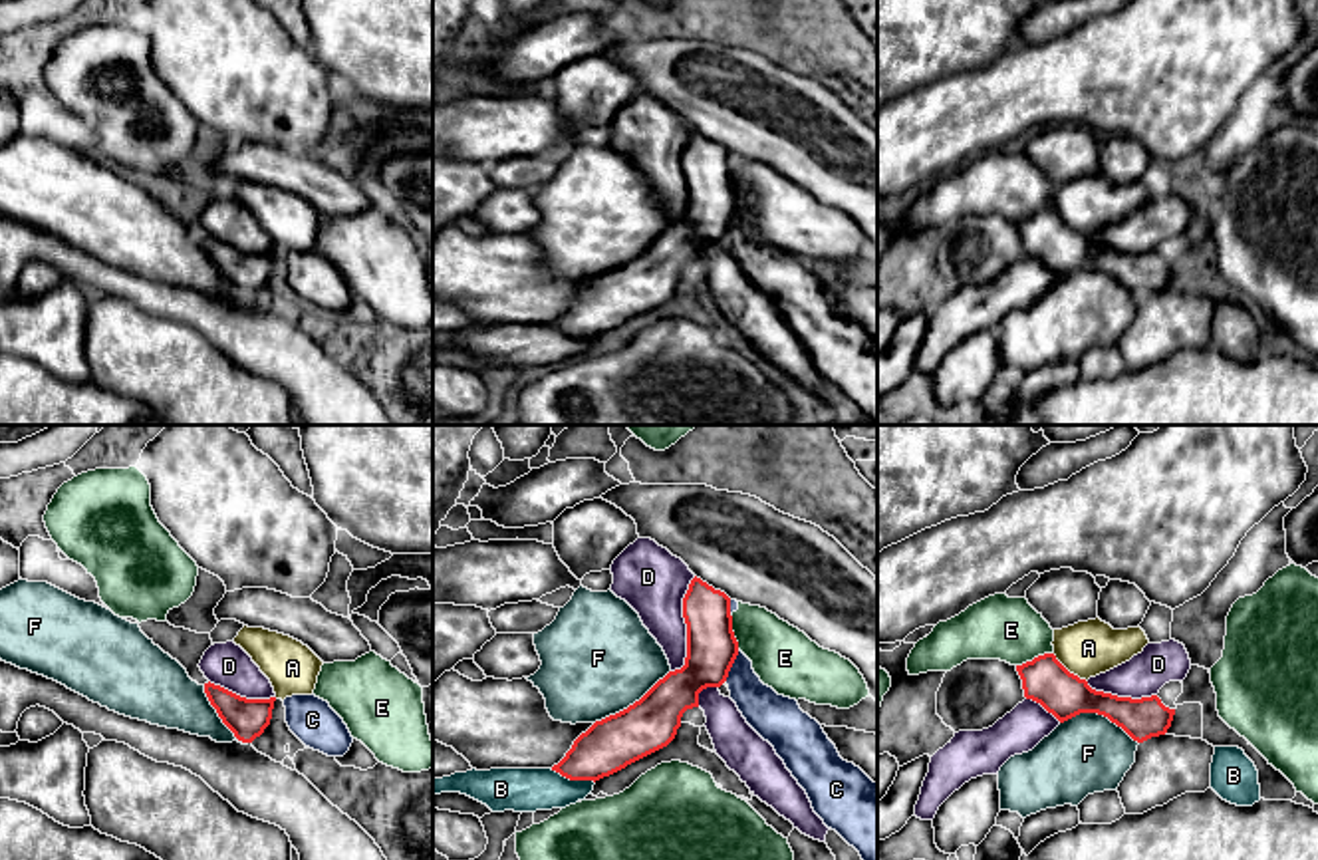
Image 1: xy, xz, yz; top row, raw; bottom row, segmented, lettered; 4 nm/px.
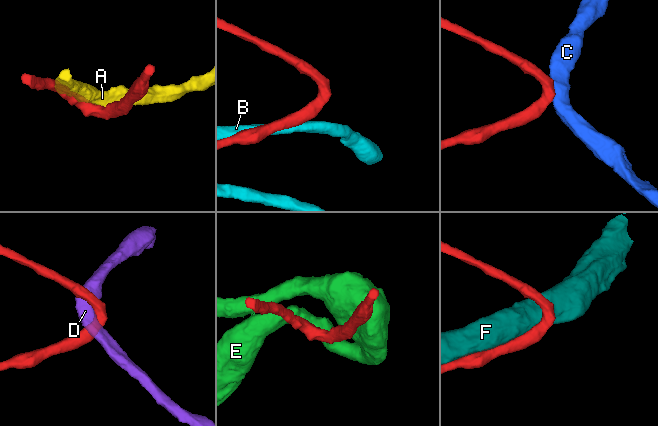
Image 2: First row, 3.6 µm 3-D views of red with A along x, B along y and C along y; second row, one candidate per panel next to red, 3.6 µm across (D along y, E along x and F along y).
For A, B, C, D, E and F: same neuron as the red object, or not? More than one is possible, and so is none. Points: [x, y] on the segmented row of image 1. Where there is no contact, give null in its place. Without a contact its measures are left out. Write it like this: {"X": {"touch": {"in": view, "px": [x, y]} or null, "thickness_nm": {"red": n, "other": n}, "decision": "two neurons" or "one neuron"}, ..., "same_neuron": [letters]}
{"A": {"touch": {"in": "yz", "px": [1068, 672]}, "thickness_nm": {"red": 190, "other": 220}, "decision": "two neurons"}, "B": {"touch": {"in": "xz", "px": [572, 779]}, "thickness_nm": {"red": 220, "other": 180}, "decision": "two neurons"}, "C": {"touch": {"in": "xz", "px": [731, 666]}, "thickness_nm": {"red": 200, "other": 180}, "decision": "two neurons"}, "D": {"touch": {"in": "xz", "px": [687, 626]}, "thickness_nm": {"red": 200, "other": 280}, "decision": "two neurons"}, "E": {"touch": {"in": "yz", "px": [1035, 658]}, "thickness_nm": {"red": 190, "other": 260}, "decision": "two neurons"}, "F": {"touch": {"in": "yz", "px": [1100, 714]}, "thickness_nm": {"red": 190, "other": 320}, "decision": "two neurons"}, "same_neuron": []}

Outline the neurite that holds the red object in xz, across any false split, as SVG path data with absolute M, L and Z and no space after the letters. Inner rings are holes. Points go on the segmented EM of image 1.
M693 578L683 598L683 618L687 624L687 657L681 669L669 671L639 701L627 709L595 721L582 733L566 757L552 767L570 781L599 781L627 765L667 747L681 727L687 709L699 707L699 693L707 687L721 687L738 655L738 642L732 632L730 598Z

